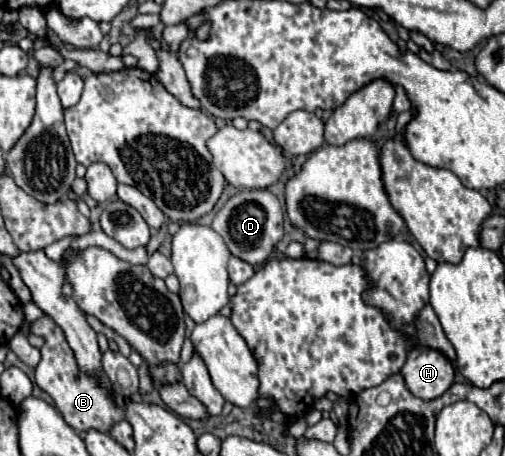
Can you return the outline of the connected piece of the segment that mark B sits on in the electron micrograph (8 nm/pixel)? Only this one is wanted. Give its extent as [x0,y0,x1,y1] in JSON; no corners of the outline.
[31,317,125,433]

